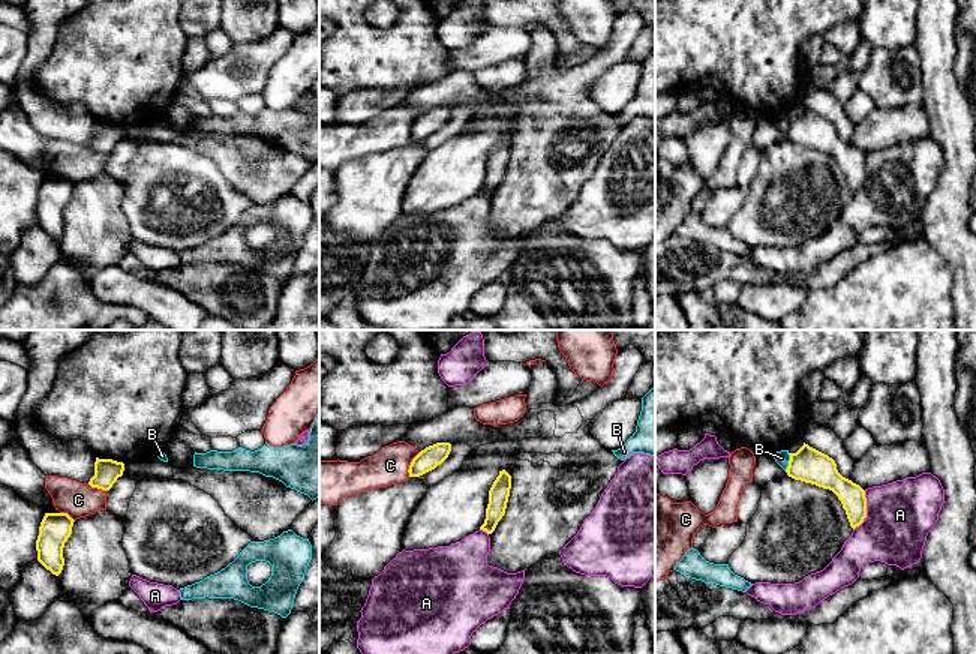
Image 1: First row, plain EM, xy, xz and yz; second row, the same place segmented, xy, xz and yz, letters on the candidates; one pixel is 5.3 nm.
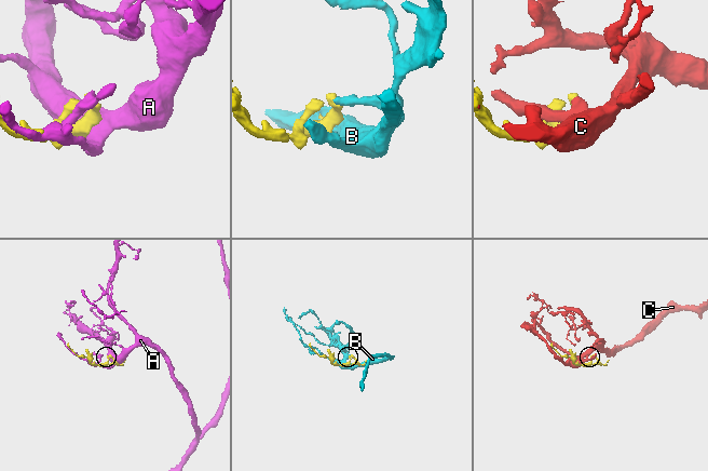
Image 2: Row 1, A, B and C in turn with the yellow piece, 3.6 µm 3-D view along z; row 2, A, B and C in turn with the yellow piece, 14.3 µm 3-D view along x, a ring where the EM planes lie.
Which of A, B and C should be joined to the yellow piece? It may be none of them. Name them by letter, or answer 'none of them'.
none of them

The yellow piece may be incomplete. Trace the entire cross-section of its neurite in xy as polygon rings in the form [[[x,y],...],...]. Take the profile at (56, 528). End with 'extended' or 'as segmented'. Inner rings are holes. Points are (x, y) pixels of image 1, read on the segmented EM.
[[[45,513],[36,540],[37,561],[58,576],[64,566],[63,548],[72,534],[73,519],[67,513]]]; as segmented

